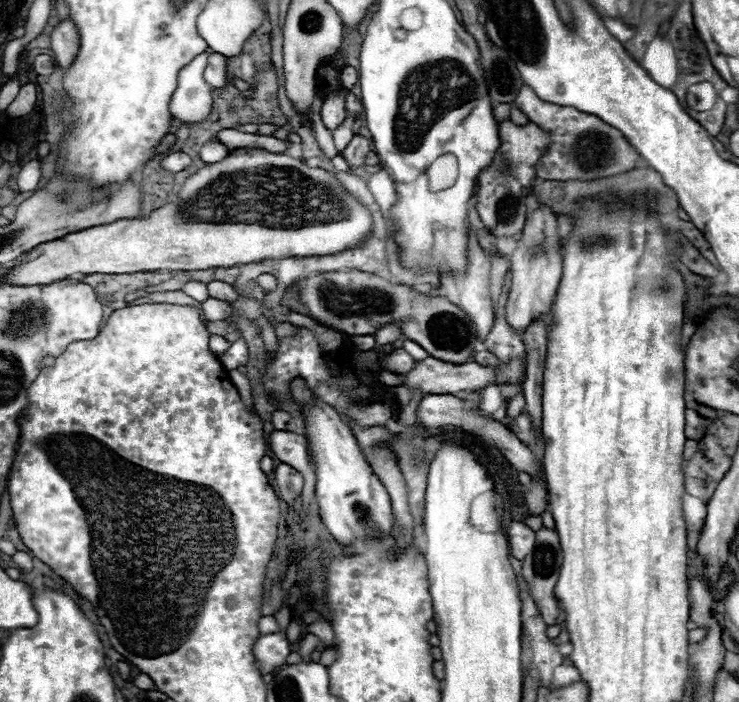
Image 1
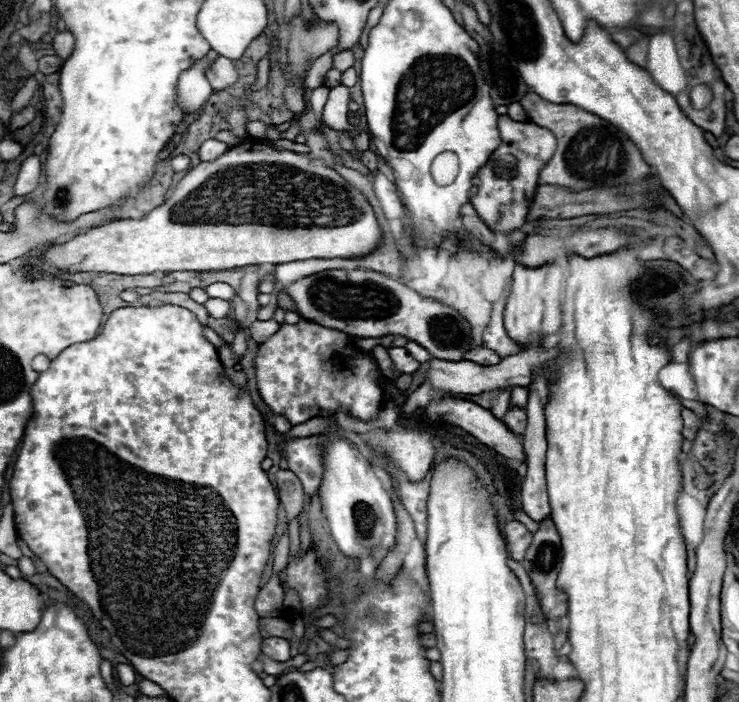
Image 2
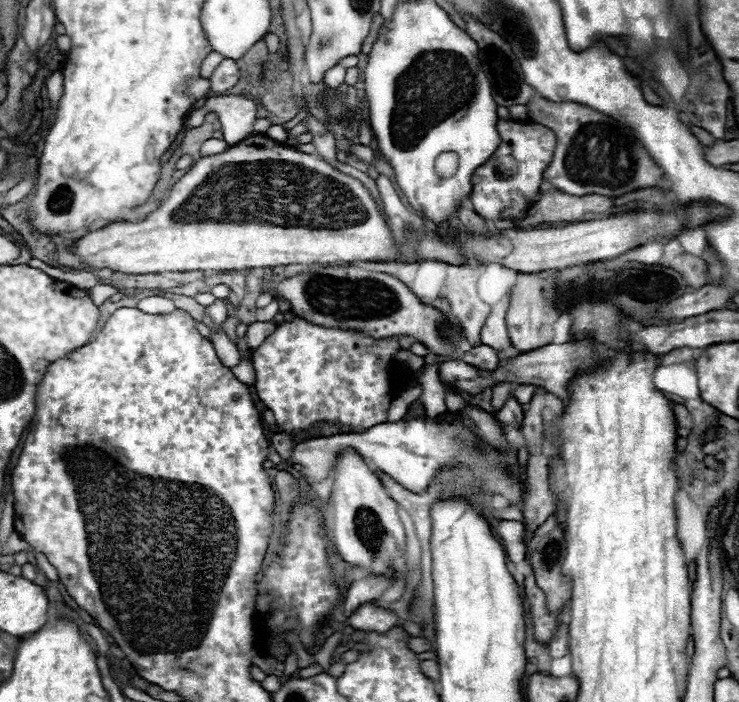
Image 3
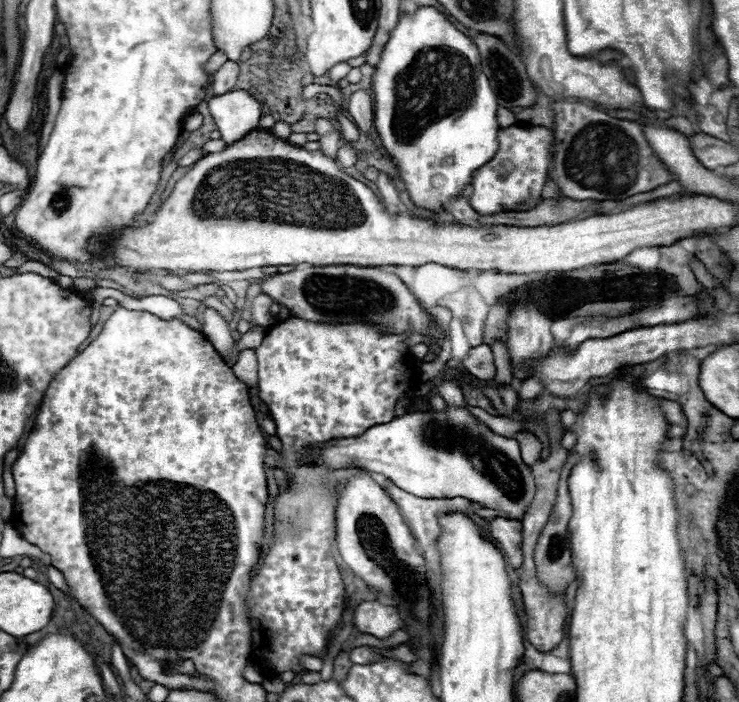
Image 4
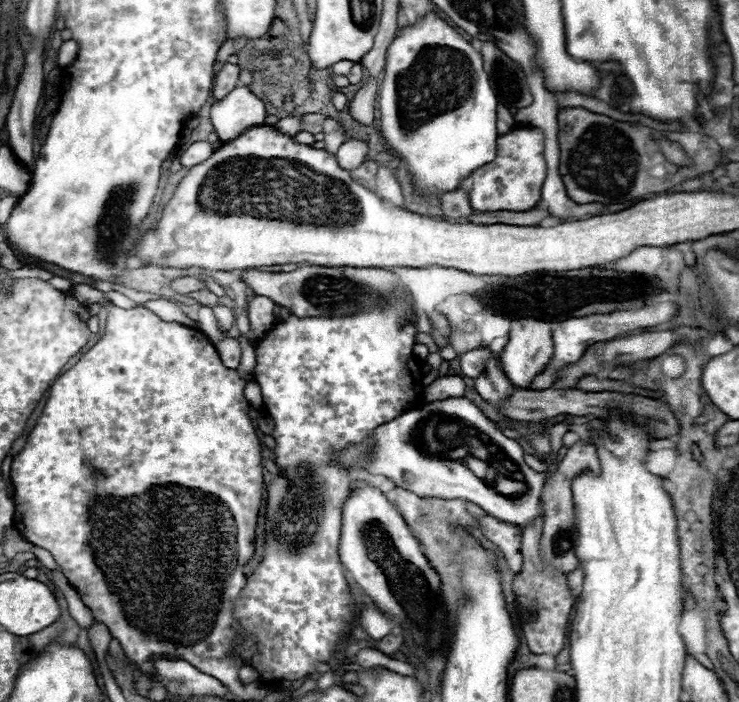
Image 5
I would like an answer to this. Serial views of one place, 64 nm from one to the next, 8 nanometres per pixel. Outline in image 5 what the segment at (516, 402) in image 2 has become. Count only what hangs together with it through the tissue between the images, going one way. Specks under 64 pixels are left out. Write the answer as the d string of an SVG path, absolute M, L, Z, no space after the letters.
M662 302L658 306L648 306L648 308L638 308L638 310L628 310L628 312L614 312L614 314L606 314L606 316L588 316L588 318L568 318L562 322L560 330L554 330L552 332L552 340L554 340L554 356L552 356L552 362L550 362L550 368L542 374L538 374L532 384L528 386L528 390L546 390L552 386L554 382L554 374L556 370L576 362L582 352L586 350L588 344L594 344L594 342L604 342L604 340L610 340L610 338L616 338L618 334L626 334L630 330L638 330L638 328L650 328L650 326L658 326L658 324L666 324L670 322L674 316L676 316L676 304L672 302Z

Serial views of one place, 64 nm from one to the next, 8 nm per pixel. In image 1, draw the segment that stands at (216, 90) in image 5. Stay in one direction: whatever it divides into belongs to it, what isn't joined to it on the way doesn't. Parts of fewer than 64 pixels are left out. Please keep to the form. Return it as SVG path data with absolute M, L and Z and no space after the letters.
M212 52L208 56L208 66L204 70L204 78L212 88L222 88L226 84L228 70L226 70L226 58L222 54Z

